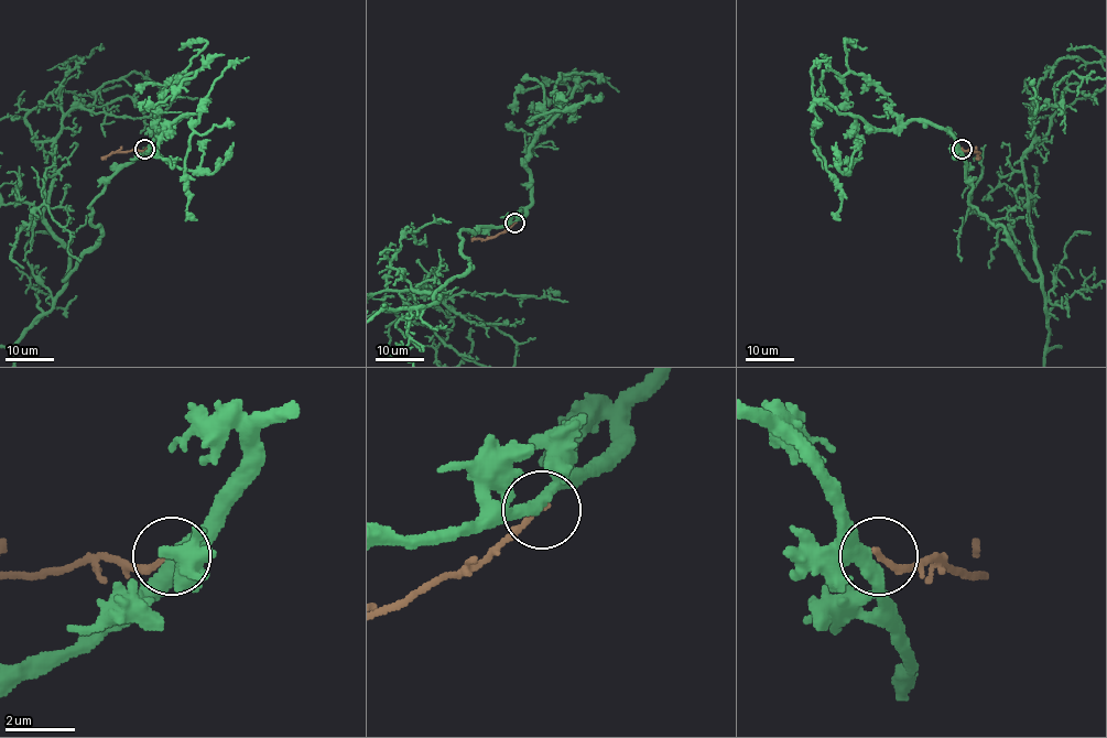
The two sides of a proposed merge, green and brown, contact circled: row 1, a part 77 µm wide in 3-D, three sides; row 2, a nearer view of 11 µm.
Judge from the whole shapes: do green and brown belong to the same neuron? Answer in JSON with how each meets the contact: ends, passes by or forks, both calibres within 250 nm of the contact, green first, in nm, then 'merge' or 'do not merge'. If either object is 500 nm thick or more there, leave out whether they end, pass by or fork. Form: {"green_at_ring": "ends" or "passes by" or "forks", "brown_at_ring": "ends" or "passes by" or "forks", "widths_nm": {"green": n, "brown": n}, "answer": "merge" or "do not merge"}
{"green_at_ring": "passes by", "brown_at_ring": "ends", "widths_nm": {"green": 400, "brown": 170}, "answer": "do not merge"}

